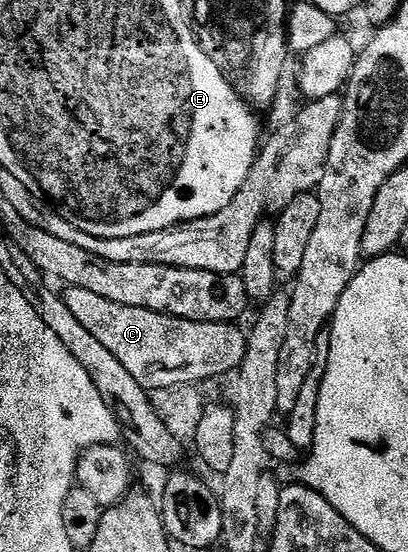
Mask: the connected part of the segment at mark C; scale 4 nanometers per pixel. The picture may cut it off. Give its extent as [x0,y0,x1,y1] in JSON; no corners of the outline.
[64,287,247,392]

